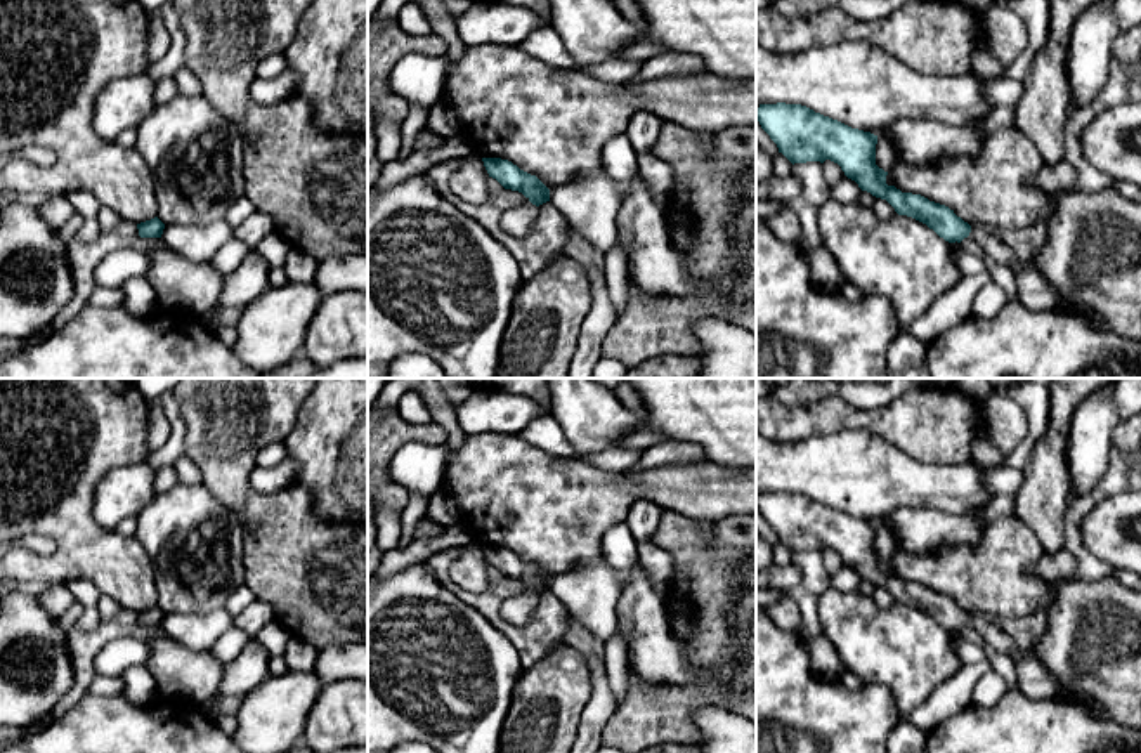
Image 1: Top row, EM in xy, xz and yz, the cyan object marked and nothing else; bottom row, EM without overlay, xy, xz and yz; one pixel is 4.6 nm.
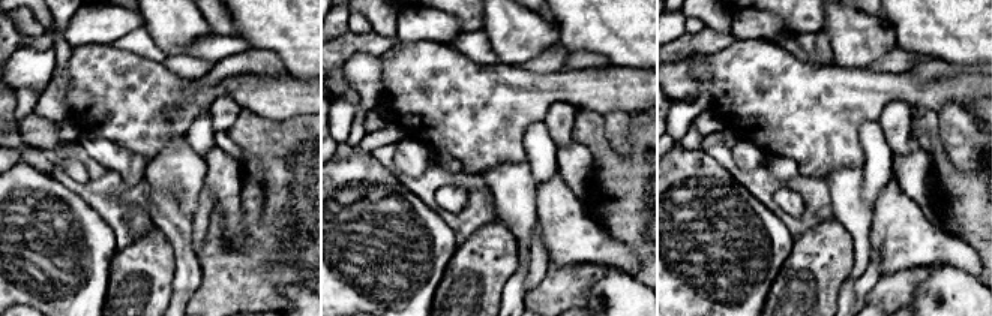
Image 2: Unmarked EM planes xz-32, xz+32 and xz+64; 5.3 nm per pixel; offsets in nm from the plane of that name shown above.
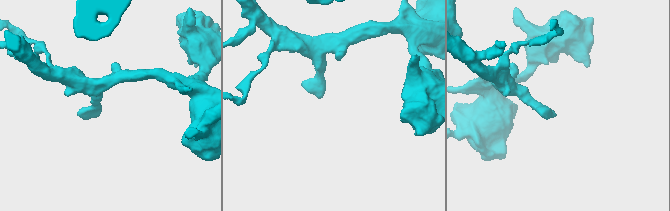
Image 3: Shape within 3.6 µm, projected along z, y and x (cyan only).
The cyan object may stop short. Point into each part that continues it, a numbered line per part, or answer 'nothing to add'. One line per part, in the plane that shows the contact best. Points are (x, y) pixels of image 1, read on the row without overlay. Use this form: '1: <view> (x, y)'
1: yz (992, 635)

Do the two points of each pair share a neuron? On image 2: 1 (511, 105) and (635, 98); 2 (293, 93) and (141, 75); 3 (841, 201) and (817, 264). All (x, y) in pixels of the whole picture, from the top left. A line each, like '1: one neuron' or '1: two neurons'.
1: one neuron
2: one neuron
3: two neurons

